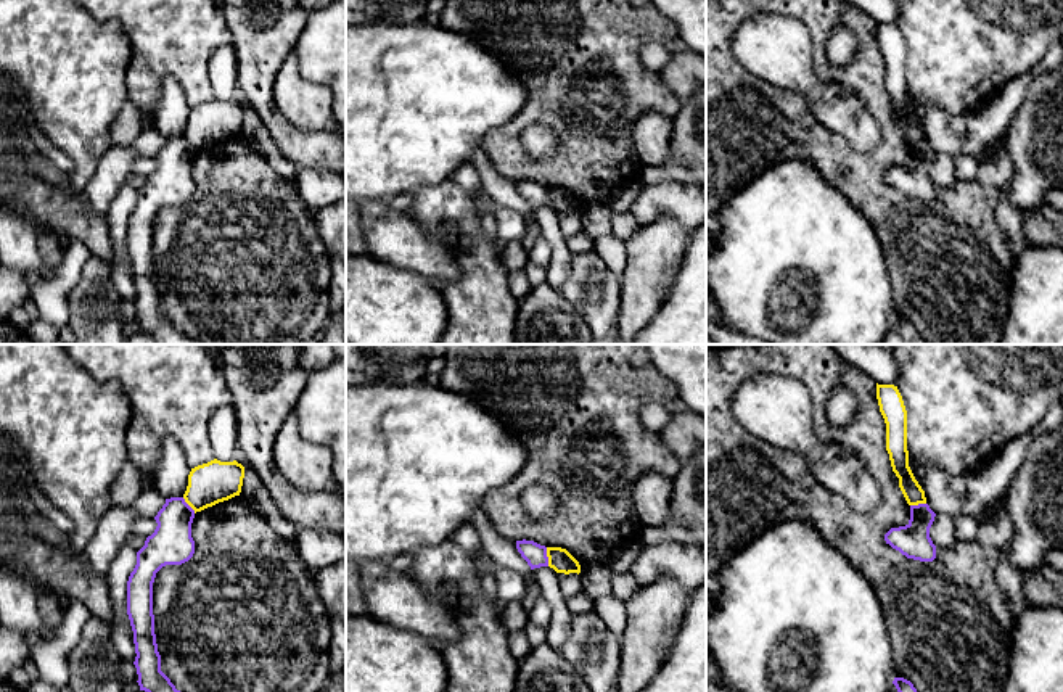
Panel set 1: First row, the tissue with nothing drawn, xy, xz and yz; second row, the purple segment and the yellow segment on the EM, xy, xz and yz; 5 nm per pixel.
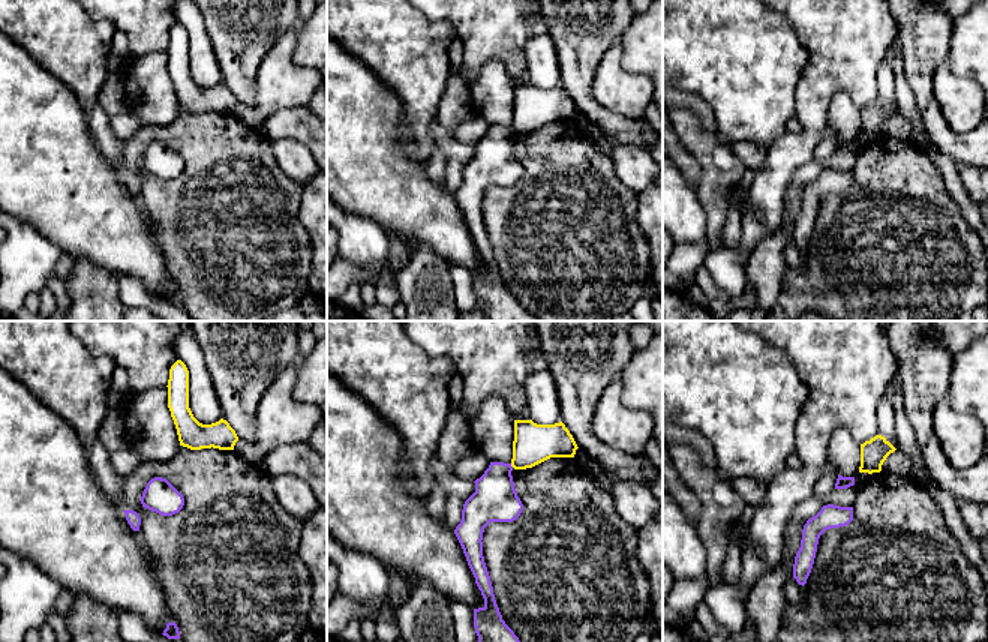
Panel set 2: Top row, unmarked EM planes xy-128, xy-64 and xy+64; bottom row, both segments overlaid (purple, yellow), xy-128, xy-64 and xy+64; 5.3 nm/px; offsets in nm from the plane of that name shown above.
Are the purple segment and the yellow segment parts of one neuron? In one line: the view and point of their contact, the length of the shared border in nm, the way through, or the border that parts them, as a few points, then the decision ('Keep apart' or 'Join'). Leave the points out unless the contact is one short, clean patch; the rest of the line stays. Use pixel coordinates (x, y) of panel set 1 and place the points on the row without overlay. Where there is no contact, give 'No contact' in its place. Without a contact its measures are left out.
Touches purple at xz (547, 197). Shared border 100 nm. Boundary: xz (545, 187), (549, 205). Keep apart

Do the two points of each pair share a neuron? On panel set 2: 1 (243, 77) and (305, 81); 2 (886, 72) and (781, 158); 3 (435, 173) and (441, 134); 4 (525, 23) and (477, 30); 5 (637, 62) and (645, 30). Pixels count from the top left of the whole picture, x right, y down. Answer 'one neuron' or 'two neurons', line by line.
1: two neurons
2: two neurons
3: two neurons
4: one neuron
5: one neuron

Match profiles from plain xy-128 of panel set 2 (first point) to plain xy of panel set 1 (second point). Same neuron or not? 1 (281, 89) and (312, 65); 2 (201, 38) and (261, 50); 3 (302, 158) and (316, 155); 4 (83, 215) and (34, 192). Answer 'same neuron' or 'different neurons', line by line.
1: different neurons
2: different neurons
3: different neurons
4: same neuron

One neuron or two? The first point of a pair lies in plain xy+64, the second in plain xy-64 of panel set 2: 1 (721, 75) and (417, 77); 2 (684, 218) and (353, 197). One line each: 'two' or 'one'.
1: one
2: two

